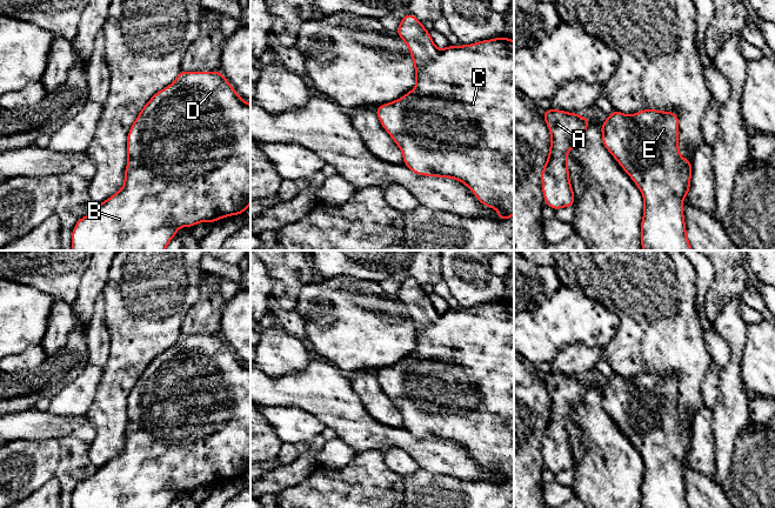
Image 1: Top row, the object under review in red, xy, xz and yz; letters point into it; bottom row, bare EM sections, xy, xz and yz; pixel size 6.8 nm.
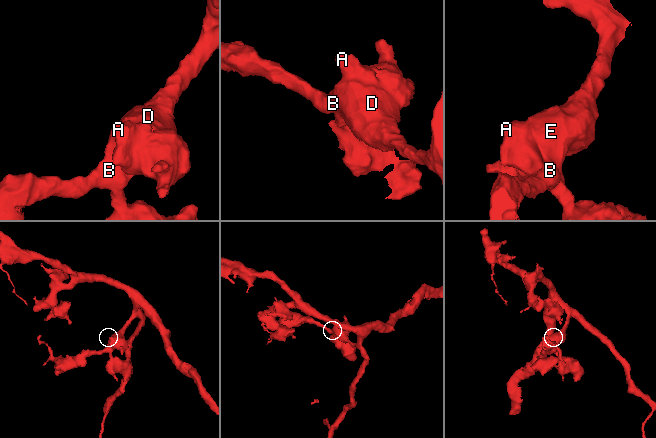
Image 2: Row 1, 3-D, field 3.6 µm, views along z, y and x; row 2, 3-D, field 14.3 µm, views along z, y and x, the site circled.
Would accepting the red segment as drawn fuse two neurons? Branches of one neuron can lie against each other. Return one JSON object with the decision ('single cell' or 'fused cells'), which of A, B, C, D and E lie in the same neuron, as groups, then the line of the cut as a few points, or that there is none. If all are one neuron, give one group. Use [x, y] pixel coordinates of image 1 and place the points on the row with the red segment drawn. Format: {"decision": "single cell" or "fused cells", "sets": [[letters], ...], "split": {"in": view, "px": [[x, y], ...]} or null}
{"decision": "single cell", "sets": [["A", "B", "C", "D", "E"]], "split": null}

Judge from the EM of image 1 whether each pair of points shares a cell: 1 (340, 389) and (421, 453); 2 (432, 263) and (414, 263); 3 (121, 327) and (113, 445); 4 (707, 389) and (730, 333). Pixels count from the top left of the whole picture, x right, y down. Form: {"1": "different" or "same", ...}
{"1": "same", "2": "same", "3": "same", "4": "different"}

